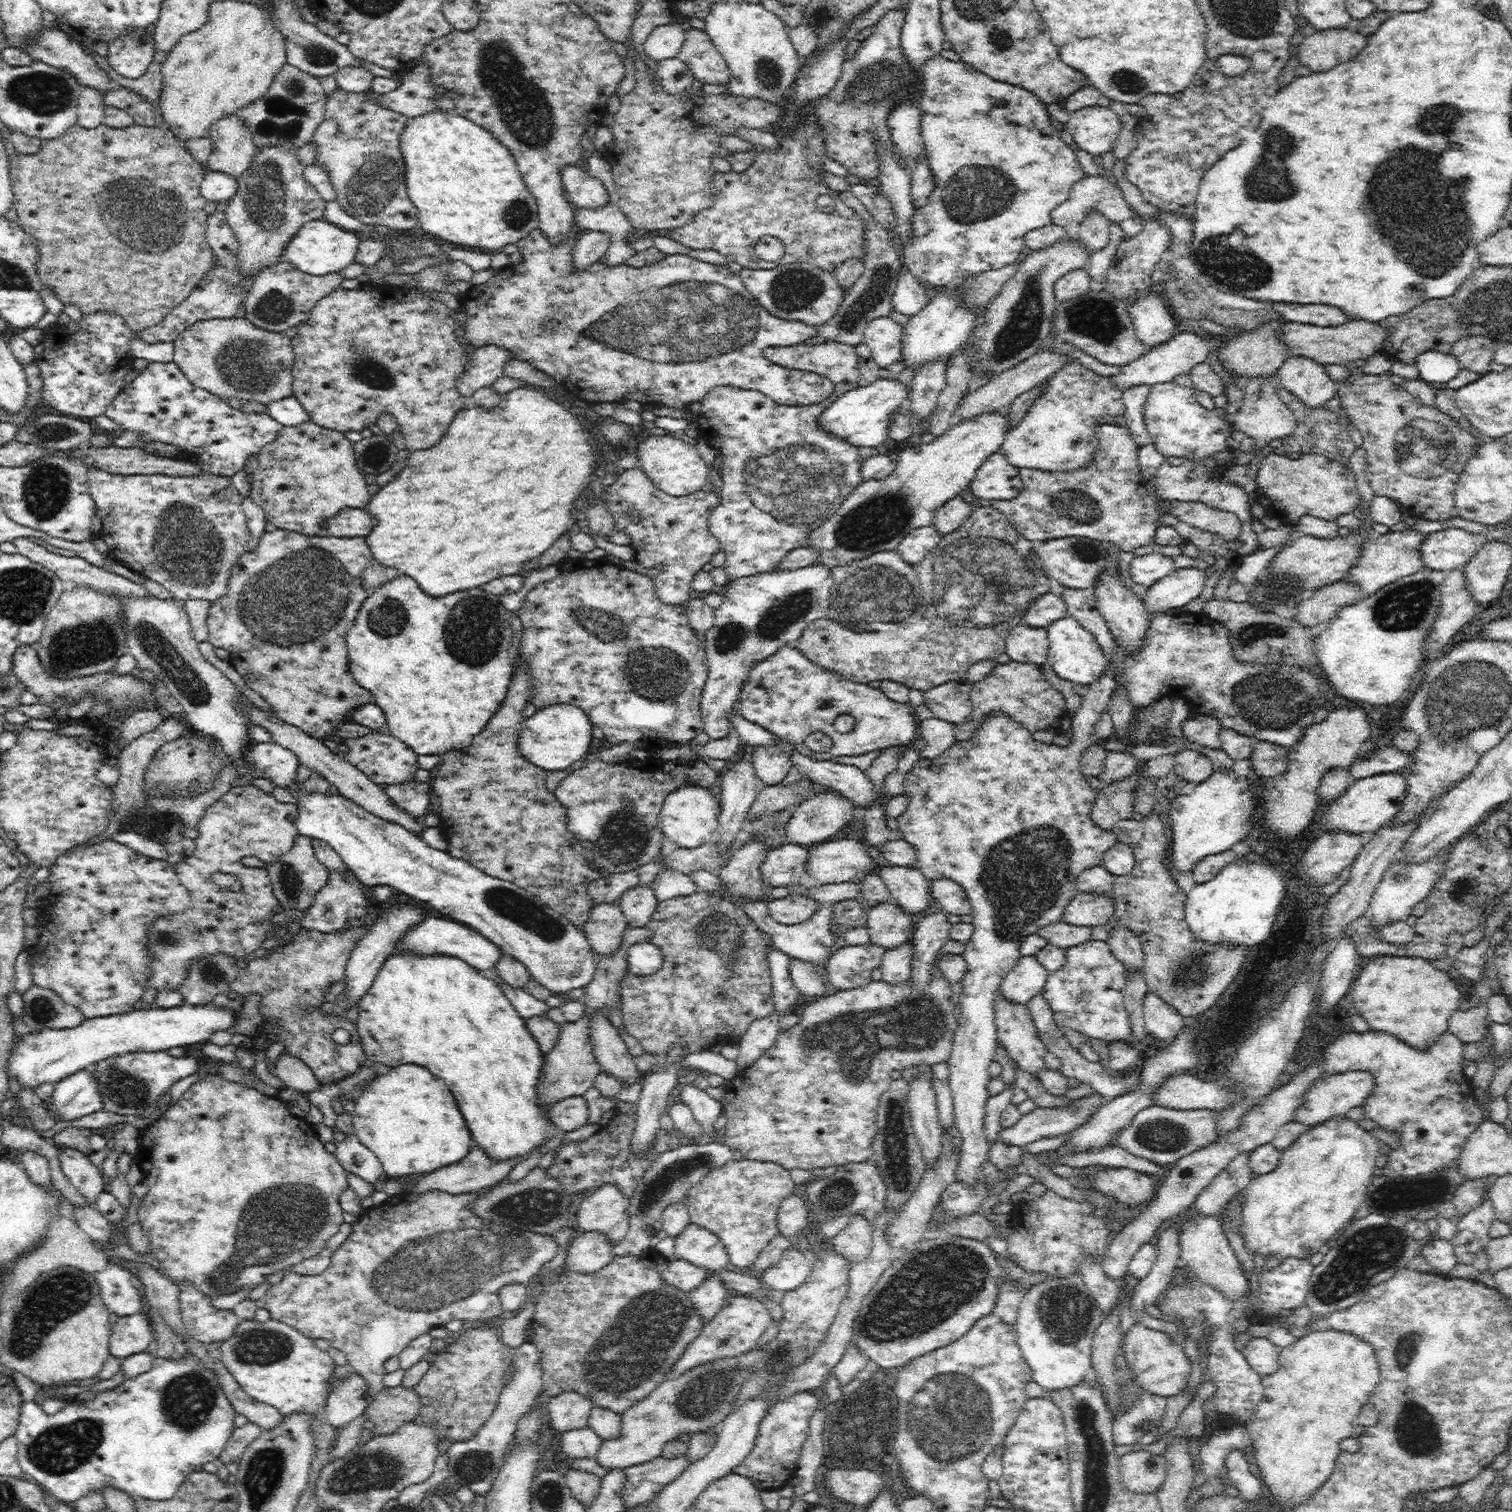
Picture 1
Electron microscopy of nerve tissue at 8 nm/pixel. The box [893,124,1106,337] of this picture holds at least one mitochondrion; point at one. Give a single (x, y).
(978, 192)

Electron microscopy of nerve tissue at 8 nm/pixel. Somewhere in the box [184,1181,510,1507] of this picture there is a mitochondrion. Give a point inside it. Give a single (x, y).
(365, 1474)

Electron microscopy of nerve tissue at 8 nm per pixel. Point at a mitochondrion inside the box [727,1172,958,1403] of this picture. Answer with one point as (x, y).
(838, 1194)

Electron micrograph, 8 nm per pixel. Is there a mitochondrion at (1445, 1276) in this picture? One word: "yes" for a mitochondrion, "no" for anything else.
no

